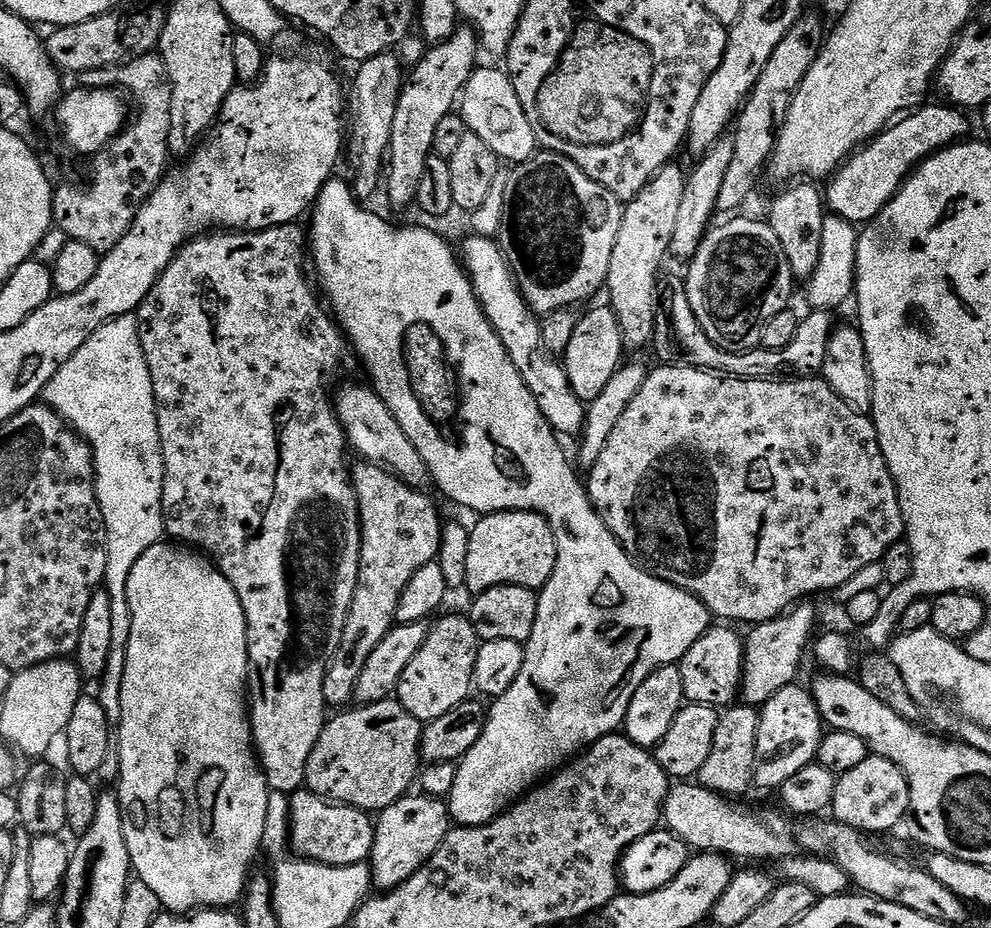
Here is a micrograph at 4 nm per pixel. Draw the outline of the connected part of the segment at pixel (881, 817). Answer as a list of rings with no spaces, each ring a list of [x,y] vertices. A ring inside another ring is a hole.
[[[869,754],[866,762],[836,777],[830,816],[835,823],[845,824],[865,834],[892,832],[903,820],[905,823],[909,806],[910,786],[906,782],[906,774],[902,774],[890,758]]]

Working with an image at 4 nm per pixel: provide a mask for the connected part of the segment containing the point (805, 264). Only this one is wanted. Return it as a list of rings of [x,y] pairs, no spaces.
[[[796,182],[788,186],[793,186],[793,188],[778,193],[768,208],[768,216],[766,215],[766,222],[774,230],[774,235],[778,237],[778,242],[781,244],[783,252],[786,253],[786,262],[790,262],[793,277],[801,282],[811,280],[814,270],[818,270],[818,258],[822,258],[822,226],[826,215],[826,200],[821,189],[819,192],[812,184],[815,183]]]

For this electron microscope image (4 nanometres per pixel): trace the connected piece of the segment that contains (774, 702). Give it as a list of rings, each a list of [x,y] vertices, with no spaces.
[[[799,683],[786,686],[770,698],[760,709],[758,726],[758,750],[756,751],[756,788],[778,790],[786,778],[798,774],[802,766],[813,763],[820,739],[824,737],[826,725],[820,719],[816,699],[807,687],[800,688]]]

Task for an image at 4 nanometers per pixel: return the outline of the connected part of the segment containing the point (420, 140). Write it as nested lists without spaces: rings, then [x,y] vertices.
[[[457,27],[455,34],[442,44],[427,49],[425,56],[407,73],[404,89],[394,110],[394,126],[390,130],[390,146],[386,157],[388,200],[396,208],[416,204],[418,185],[426,170],[426,162],[433,156],[434,134],[442,118],[457,107],[472,73],[478,67],[482,45],[476,29]]]

